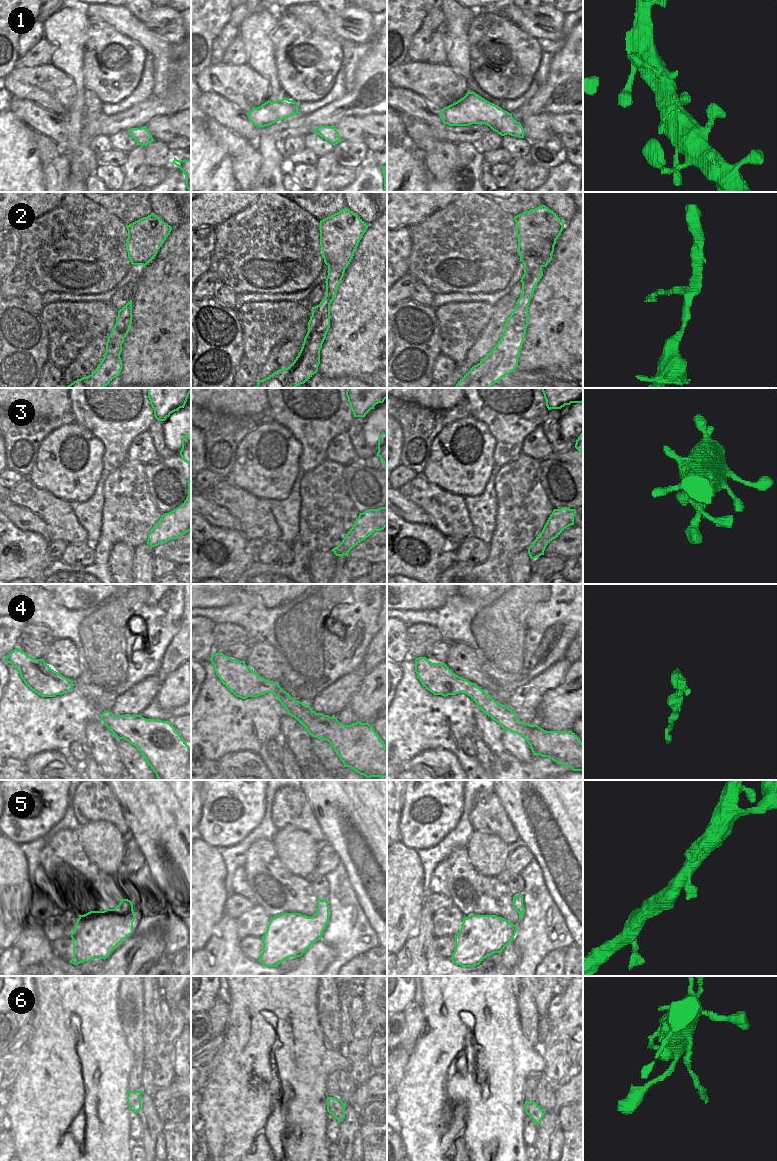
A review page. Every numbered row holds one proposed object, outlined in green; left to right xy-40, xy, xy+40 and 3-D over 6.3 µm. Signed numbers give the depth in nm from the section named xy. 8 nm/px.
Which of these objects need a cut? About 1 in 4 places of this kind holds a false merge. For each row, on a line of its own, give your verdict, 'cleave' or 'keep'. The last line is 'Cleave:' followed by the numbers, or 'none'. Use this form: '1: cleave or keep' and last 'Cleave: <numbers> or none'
1: keep
2: cleave
3: keep
4: keep
5: keep
6: cleave
Cleave: 2, 6

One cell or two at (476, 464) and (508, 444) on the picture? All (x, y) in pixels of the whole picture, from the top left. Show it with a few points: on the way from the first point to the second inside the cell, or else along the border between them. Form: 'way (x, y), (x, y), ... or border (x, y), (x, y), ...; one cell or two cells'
border (488, 430), (495, 440), (494, 464); two cells

